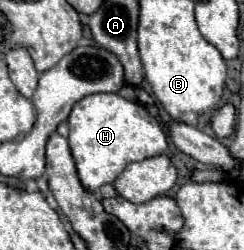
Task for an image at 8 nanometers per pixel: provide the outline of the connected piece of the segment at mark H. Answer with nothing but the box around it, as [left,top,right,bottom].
[68,94,168,192]

